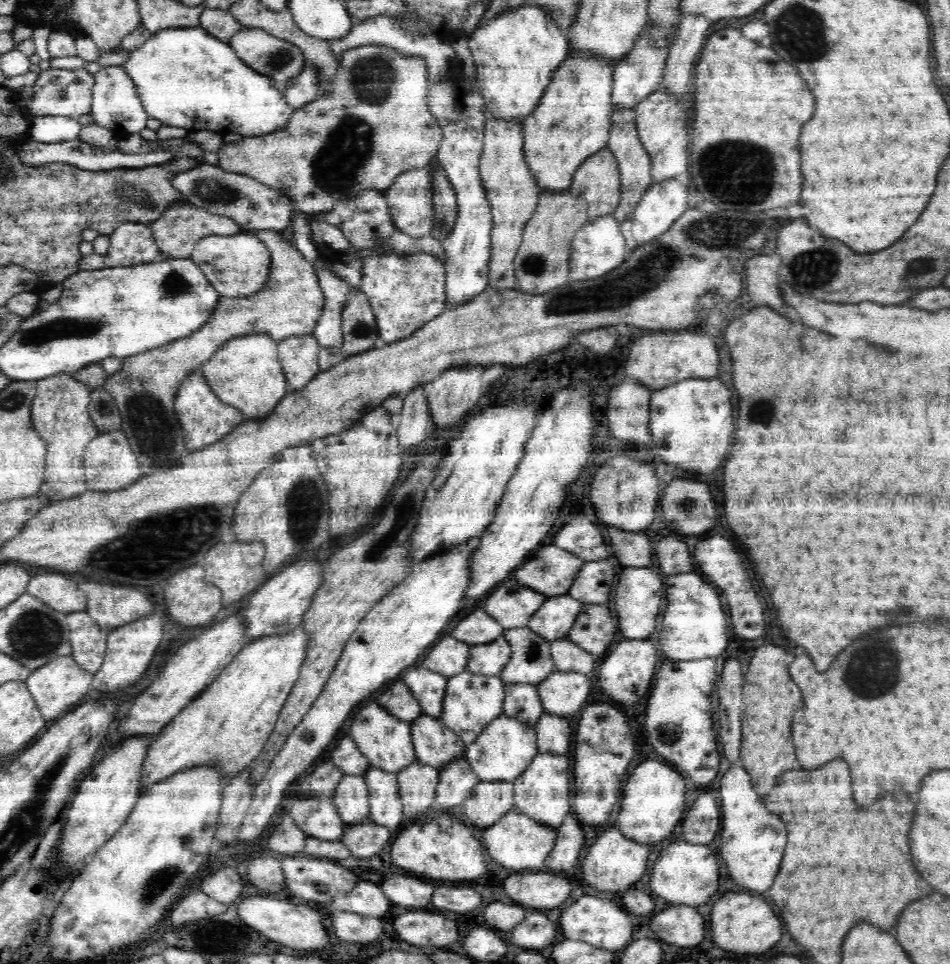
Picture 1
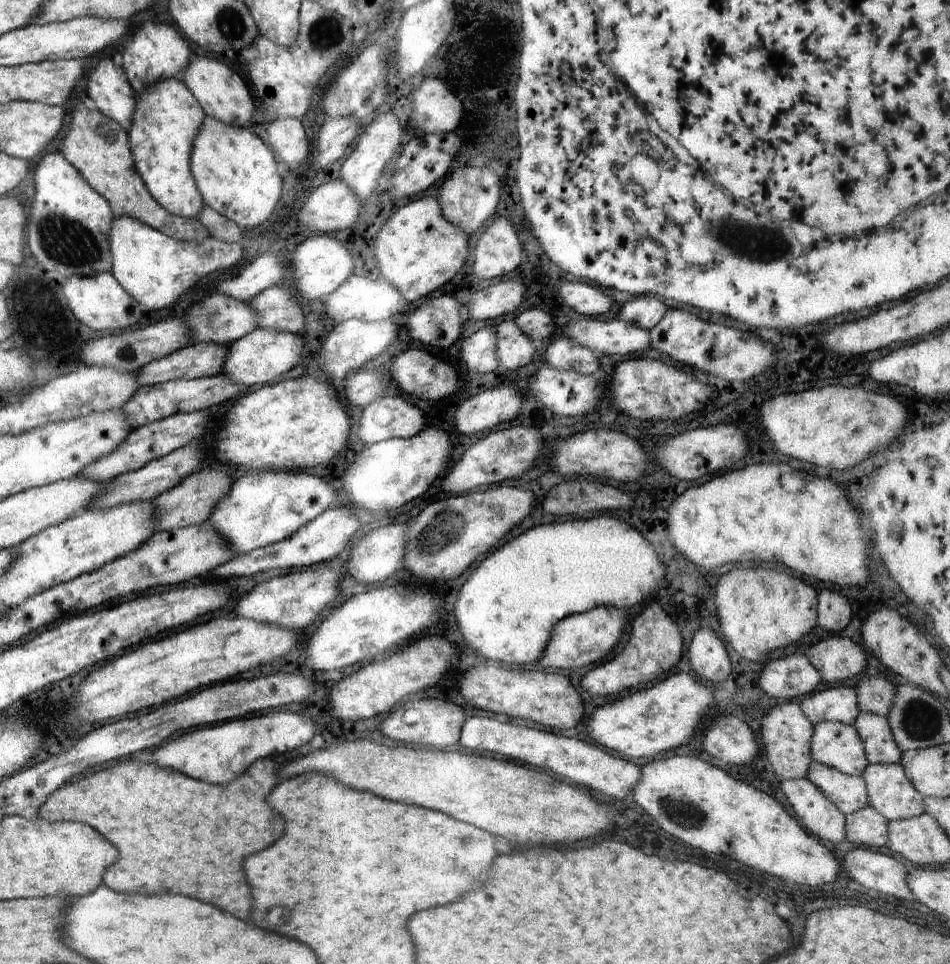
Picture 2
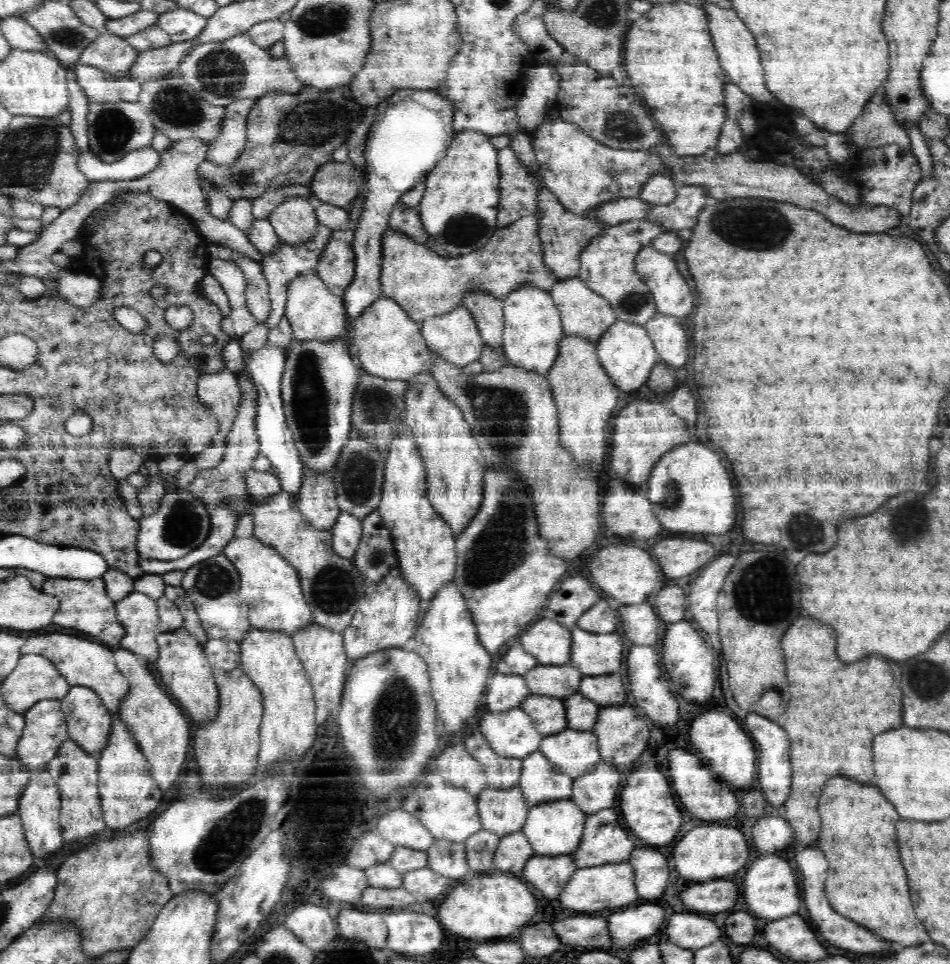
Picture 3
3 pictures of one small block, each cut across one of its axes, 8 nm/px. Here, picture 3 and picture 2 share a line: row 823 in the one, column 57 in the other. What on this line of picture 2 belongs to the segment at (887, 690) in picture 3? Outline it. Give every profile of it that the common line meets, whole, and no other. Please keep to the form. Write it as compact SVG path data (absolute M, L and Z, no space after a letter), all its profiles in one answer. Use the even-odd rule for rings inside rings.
M124 760L112 768L104 768L58 788L52 796L48 796L44 806L38 810L38 816L44 820L84 822L94 830L100 830L104 838L112 840L116 850L120 850L116 866L108 866L104 872L104 884L112 886L112 890L138 894L184 894L202 902L210 902L220 910L226 910L244 920L248 918L246 914L250 912L252 896L242 872L242 858L270 846L284 830L284 820L264 802L266 794L270 794L276 786L276 768L278 764L272 760L258 760L234 782L214 786L158 764Z

